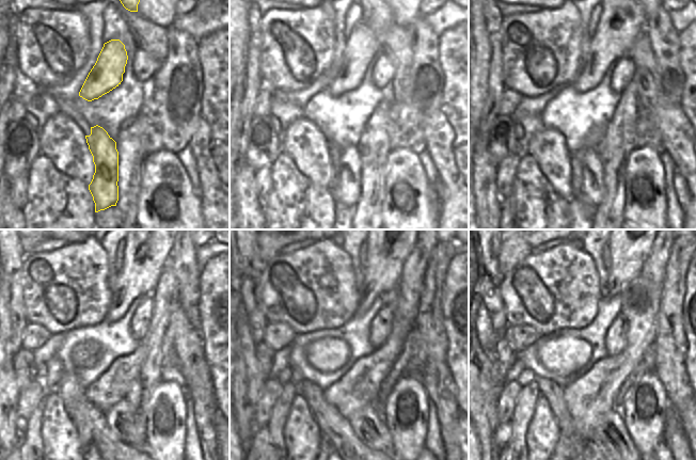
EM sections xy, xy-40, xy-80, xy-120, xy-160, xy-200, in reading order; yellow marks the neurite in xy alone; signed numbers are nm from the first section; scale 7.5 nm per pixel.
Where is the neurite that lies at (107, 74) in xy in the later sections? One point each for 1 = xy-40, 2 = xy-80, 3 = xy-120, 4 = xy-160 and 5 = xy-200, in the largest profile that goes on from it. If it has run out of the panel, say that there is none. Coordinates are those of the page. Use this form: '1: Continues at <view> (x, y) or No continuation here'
1: Continues at xy-40 (364, 43)
2: Continues at xy-80 (622, 17)
3: Continues at xy-120 (146, 251)
4: Continues at xy-160 (386, 251)
5: Continues at xy-200 (628, 251).

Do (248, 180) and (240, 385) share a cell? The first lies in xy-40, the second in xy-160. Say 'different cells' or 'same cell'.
same cell

